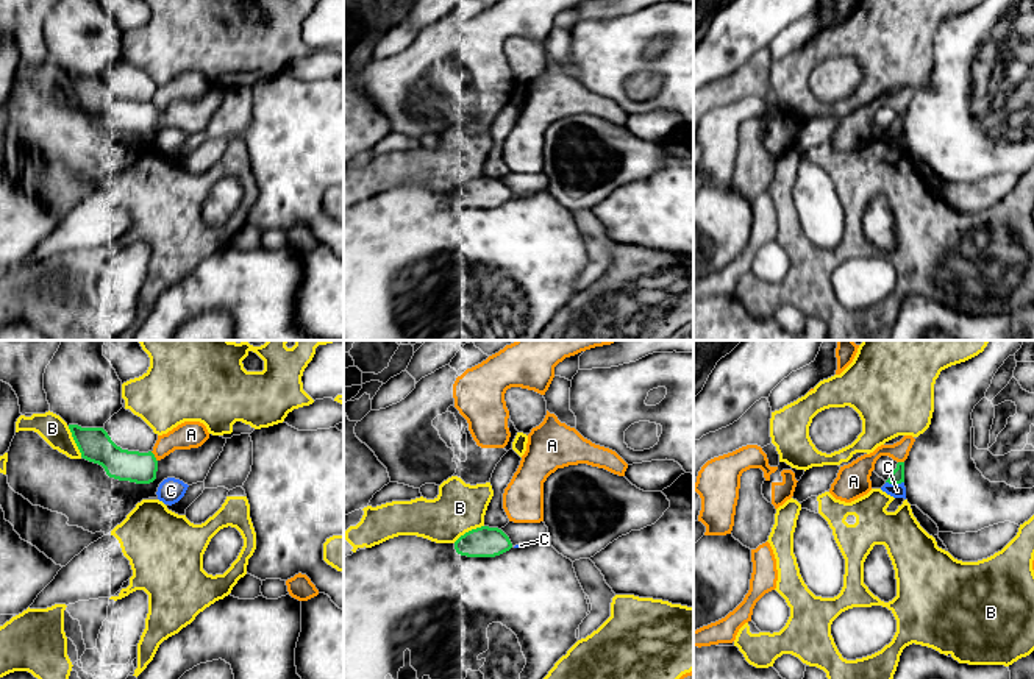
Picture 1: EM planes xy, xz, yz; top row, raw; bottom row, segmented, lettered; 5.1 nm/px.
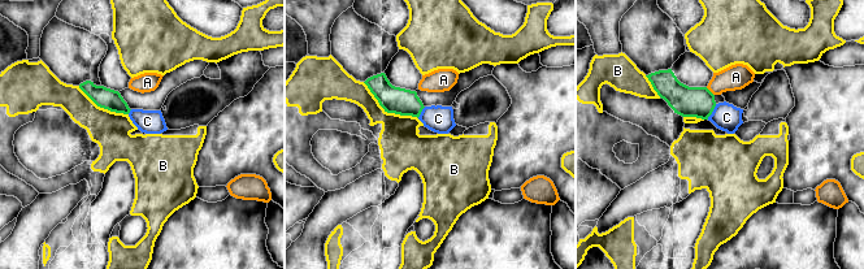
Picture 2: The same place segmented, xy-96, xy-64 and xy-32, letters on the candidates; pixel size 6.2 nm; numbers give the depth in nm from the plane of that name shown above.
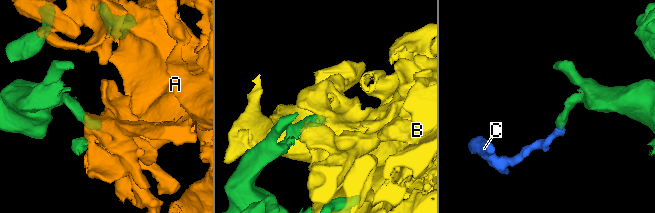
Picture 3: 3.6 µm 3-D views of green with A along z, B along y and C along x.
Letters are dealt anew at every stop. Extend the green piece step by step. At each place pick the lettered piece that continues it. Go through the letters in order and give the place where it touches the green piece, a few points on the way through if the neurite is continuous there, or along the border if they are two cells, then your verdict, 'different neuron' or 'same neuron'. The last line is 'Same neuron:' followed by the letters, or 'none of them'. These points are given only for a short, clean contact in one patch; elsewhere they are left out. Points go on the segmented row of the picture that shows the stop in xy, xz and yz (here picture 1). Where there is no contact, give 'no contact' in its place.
A: xy (153, 456) | different neuron
B: xy (75, 442) | different neuron
C: yz (895, 483) | along yz (886, 481), (903, 483) | different neuron
Same neuron: none of them

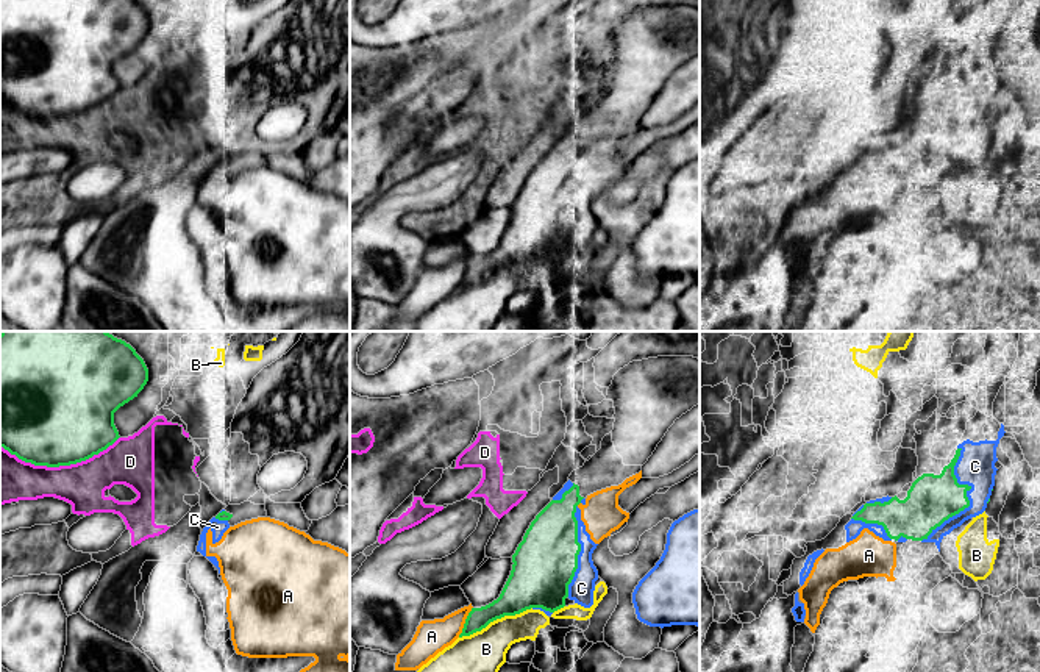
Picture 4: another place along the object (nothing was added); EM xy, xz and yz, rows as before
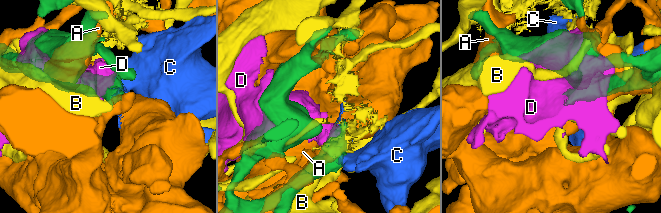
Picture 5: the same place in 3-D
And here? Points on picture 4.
A: xz (466, 622) | different neuron
B: xz (495, 619) | different neuron
C: yz (967, 497) | same neuron
D: xy (60, 464) | different neuron
Same neuron: C

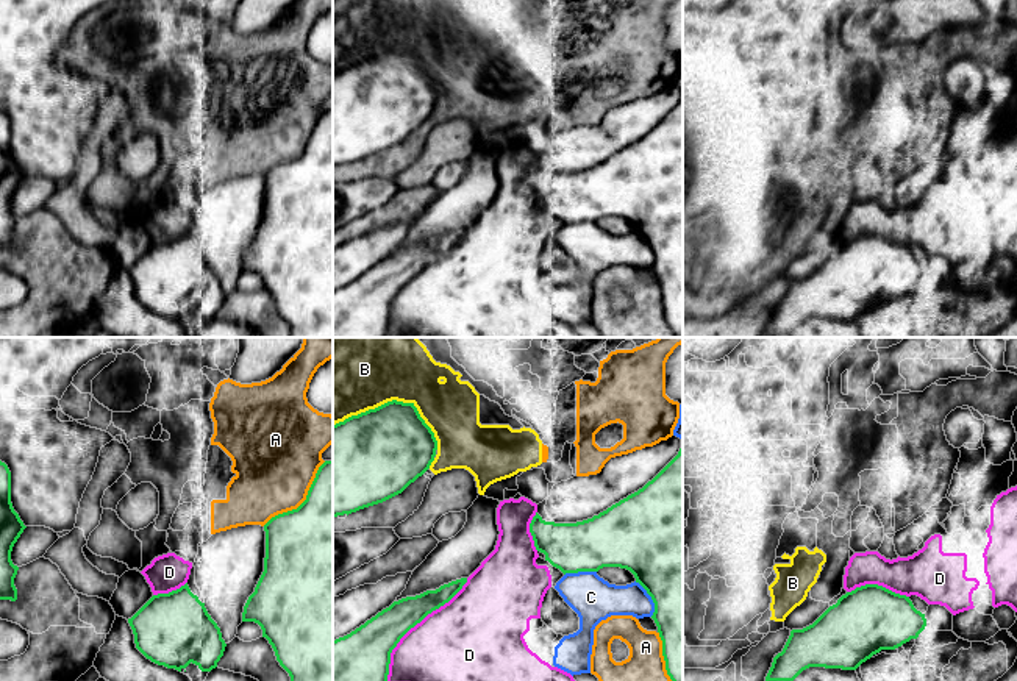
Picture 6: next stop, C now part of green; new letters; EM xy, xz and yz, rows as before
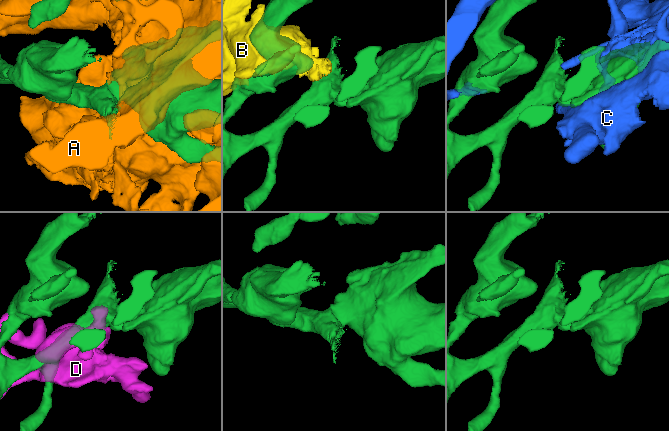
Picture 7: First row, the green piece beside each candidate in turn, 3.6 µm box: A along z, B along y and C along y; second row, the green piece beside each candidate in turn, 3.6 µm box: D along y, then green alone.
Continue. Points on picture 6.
A: xy (303, 502) | different neuron
B: xz (396, 400) | different neuron
C: xz (652, 598) | different neuron
D: xz (414, 625) | different neuron
Same neuron: none of them

